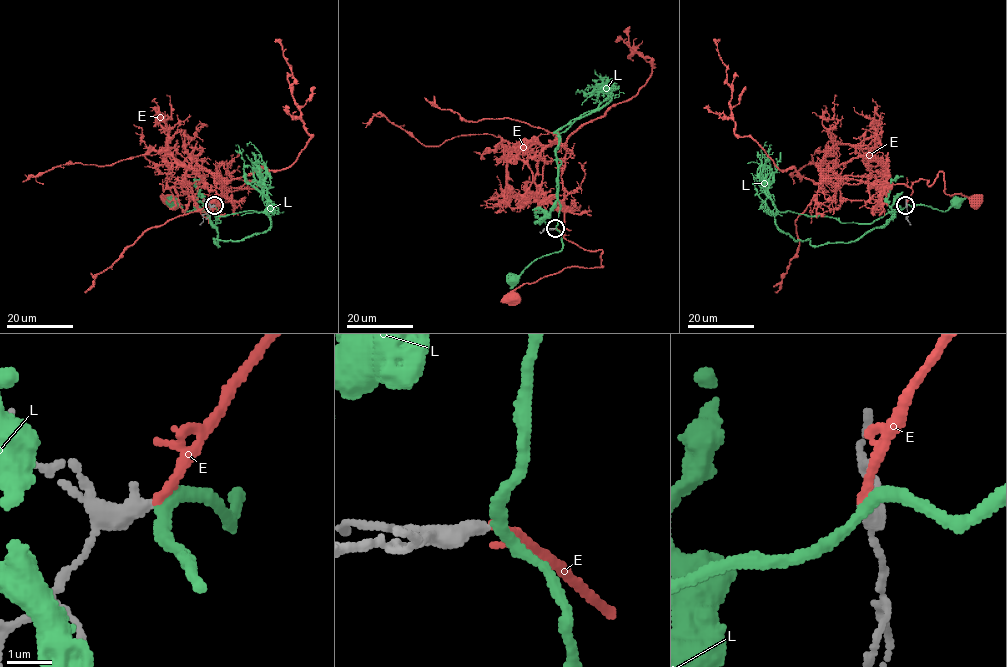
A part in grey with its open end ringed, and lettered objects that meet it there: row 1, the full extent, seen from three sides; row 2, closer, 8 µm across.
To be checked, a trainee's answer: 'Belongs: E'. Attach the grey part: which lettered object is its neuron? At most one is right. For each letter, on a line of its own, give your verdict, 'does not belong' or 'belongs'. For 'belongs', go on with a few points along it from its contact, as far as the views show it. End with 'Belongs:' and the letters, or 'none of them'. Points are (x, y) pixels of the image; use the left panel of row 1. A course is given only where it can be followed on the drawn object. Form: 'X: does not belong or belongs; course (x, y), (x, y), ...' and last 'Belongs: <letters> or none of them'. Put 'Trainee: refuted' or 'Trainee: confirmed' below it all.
E: belongs; course (215, 206), (224, 181), (262, 186), (261, 171), (262, 181), (252, 188), (216, 196), (183, 194), (172, 203)
L: does not belong
Belongs: E
Trainee: confirmed

